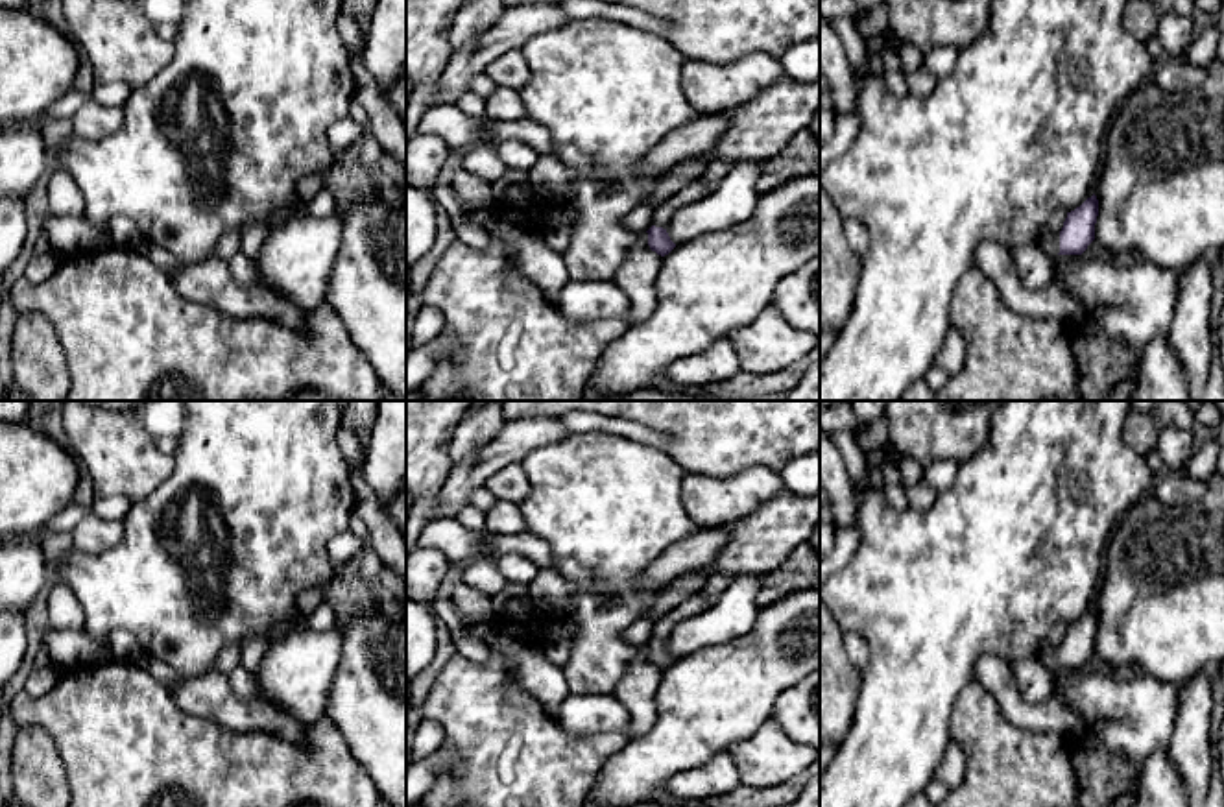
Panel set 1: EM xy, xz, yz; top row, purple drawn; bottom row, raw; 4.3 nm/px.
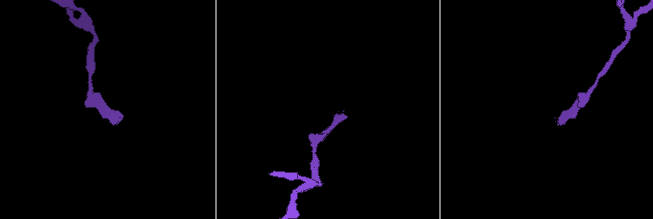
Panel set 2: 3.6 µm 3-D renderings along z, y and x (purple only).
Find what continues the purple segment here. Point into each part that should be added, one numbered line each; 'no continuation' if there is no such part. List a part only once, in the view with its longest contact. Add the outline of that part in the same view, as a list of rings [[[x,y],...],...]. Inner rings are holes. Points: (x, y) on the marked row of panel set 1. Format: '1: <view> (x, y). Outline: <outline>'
1: yz (1049, 242). Outline: [[[1047,227],[1034,242],[1041,251],[1058,257],[1060,253],[1060,233],[1050,233]]]

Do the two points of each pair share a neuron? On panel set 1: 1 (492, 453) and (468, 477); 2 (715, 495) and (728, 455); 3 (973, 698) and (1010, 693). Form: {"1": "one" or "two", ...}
{"1": "one", "2": "two", "3": "two"}

